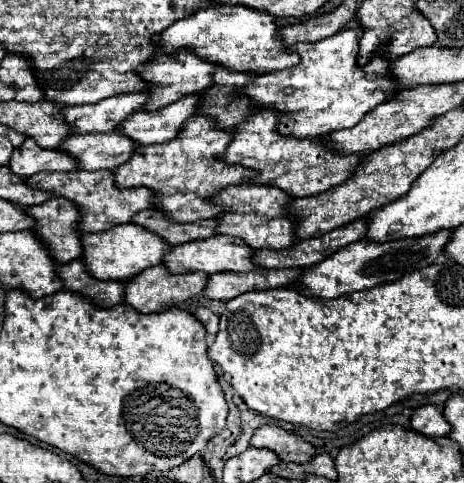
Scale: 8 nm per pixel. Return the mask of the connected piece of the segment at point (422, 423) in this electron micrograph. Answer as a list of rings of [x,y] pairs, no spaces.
[[[431,404],[413,410],[411,428],[427,436],[447,436],[447,422],[443,420],[443,412]]]

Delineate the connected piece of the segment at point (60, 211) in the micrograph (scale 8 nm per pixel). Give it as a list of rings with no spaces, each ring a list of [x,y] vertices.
[[[55,196],[39,206],[27,208],[35,216],[35,232],[43,236],[43,242],[51,246],[51,254],[57,262],[65,264],[81,258],[83,244],[79,232],[79,208],[73,200]]]

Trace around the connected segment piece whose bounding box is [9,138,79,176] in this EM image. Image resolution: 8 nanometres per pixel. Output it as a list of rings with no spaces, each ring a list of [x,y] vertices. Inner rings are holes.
[[[27,138],[23,142],[23,146],[19,148],[19,152],[15,152],[15,156],[11,158],[11,172],[19,174],[19,176],[33,176],[37,172],[43,170],[51,170],[51,172],[71,172],[79,166],[79,162],[69,156],[63,150],[47,150],[37,146],[37,142],[33,138]]]

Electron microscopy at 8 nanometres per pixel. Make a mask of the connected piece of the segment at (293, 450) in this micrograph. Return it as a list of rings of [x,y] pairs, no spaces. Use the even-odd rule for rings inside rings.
[[[261,426],[251,438],[251,446],[273,450],[283,462],[307,462],[315,448],[301,436],[287,432],[279,426]]]

